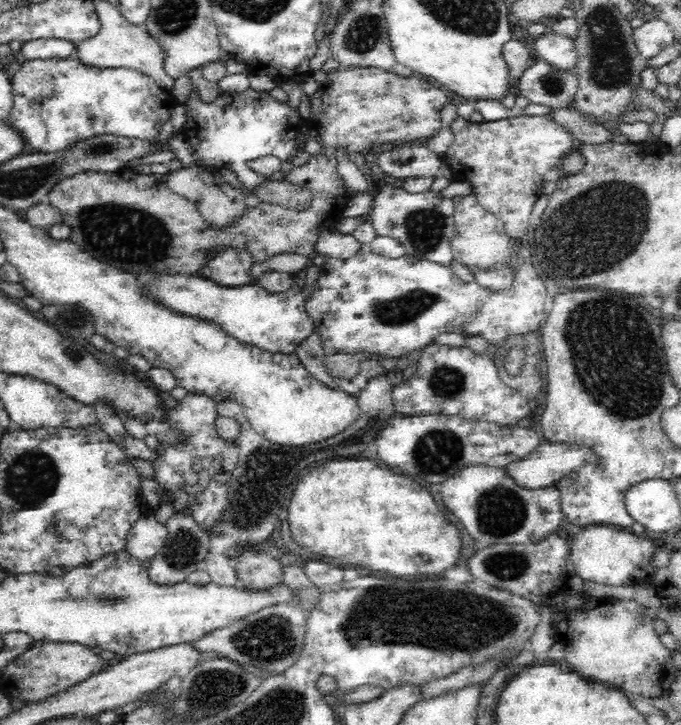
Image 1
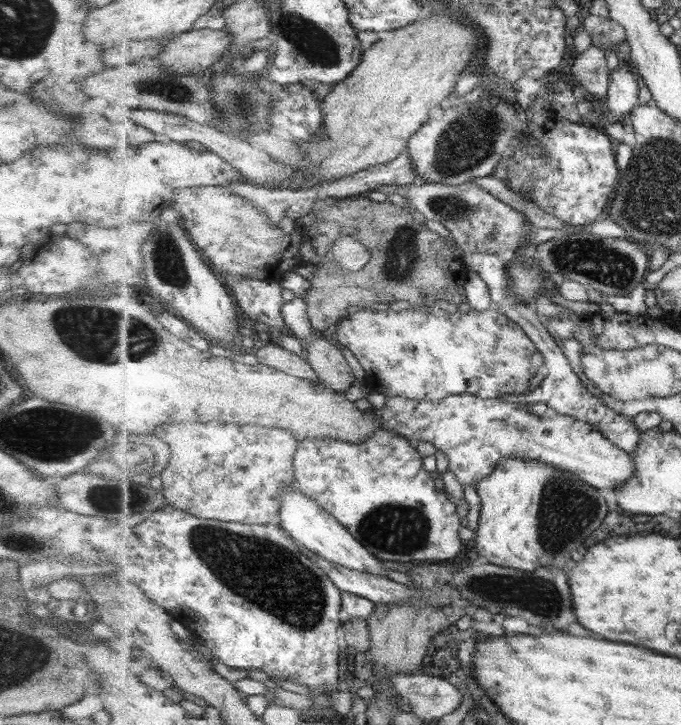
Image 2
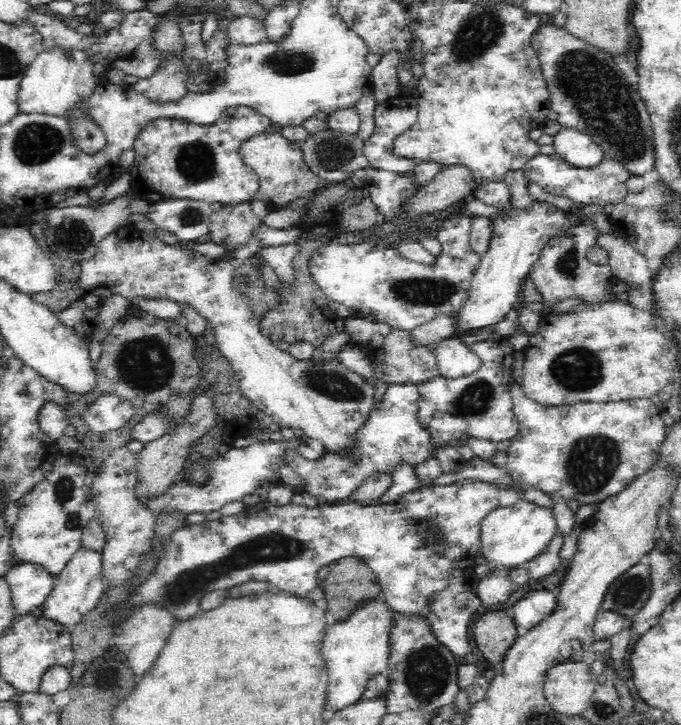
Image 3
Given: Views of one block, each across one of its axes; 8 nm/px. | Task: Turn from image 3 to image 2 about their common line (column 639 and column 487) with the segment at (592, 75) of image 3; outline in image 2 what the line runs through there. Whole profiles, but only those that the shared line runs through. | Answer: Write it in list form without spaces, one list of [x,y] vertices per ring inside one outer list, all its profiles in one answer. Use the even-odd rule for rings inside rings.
[[[485,92],[480,93],[474,102],[463,101],[453,107],[444,105],[443,111],[442,117],[429,118],[410,139],[408,151],[411,151],[413,163],[419,172],[417,182],[413,182],[415,185],[432,182],[459,186],[472,178],[489,176],[495,172],[501,156],[505,152],[511,152],[522,142],[519,134],[522,131],[529,132],[529,114],[523,106]]]

